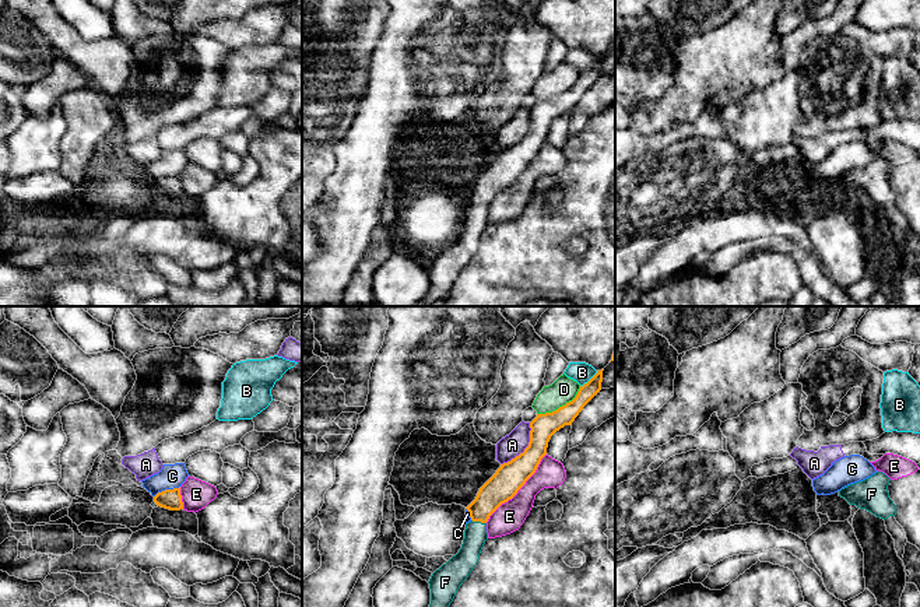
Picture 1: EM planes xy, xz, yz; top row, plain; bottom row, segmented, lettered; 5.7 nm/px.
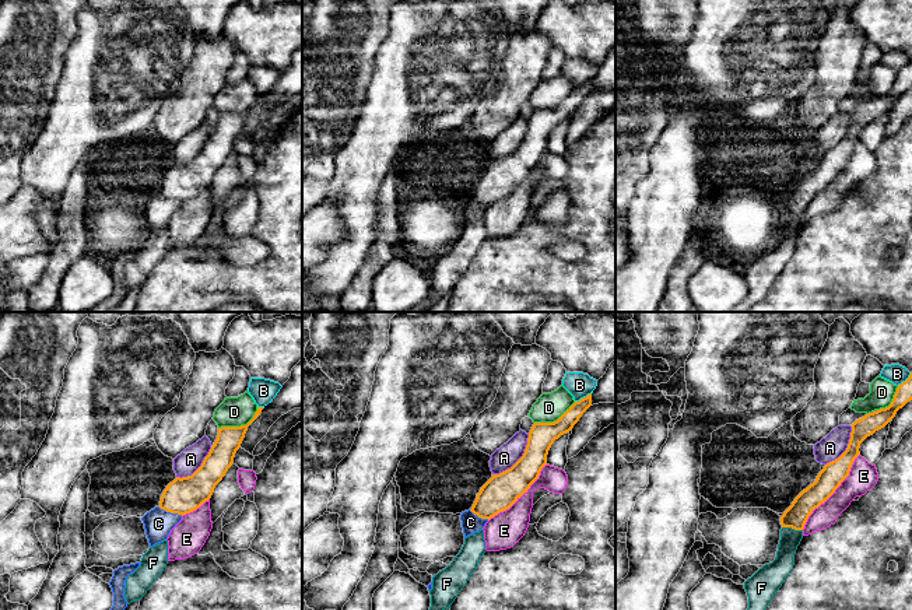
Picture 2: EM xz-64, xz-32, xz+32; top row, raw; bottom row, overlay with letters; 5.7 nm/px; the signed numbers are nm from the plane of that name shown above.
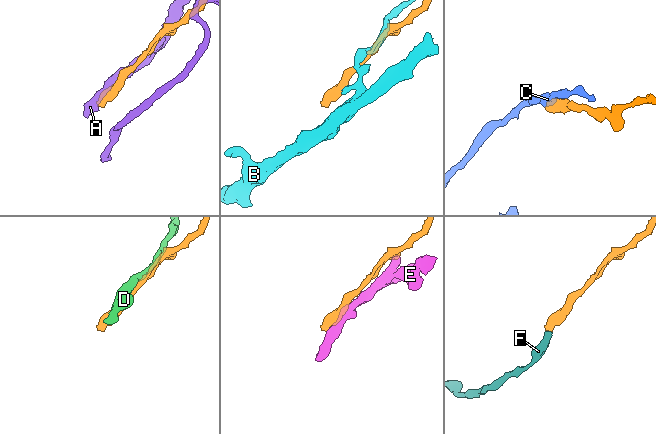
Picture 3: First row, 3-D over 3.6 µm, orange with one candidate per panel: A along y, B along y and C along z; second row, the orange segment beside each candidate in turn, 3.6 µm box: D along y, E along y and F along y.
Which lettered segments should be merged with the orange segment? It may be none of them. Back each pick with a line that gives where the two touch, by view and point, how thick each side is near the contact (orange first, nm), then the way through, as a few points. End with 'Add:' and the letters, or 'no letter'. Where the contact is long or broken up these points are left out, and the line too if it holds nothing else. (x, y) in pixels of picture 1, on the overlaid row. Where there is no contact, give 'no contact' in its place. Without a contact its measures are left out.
F: contact xz (478, 520); calibres 170 and 130 nm; way xz (502, 486), (480, 509), (478, 520), (476, 534)
Add: F

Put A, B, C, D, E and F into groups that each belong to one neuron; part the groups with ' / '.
A / B E / C / D / F

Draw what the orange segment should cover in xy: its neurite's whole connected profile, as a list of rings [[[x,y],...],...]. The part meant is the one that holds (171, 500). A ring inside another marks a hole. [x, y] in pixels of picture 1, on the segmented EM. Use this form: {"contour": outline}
{"contour": [[[180,487],[158,492],[154,497],[154,502],[158,506],[169,509],[169,510],[180,510],[180,509],[183,509],[183,502],[182,502],[182,495],[180,495]]]}

